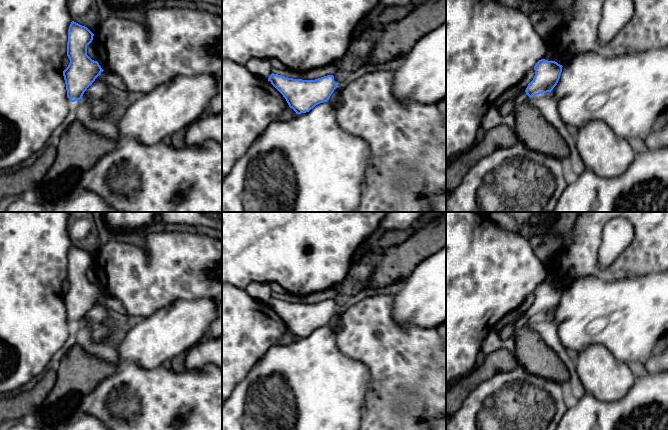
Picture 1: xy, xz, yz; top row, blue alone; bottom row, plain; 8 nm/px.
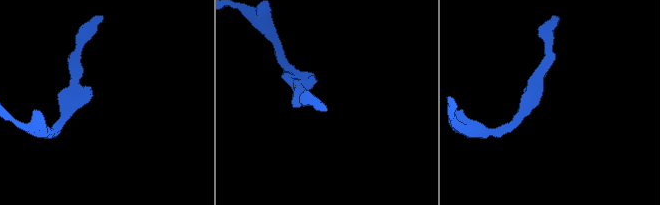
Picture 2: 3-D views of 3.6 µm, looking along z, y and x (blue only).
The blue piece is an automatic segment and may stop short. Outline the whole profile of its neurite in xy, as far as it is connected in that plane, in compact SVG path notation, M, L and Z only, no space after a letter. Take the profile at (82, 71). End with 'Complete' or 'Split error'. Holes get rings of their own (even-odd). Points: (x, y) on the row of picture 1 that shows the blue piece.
M71 22L67 42L70 63L63 71L67 97L71 102L82 99L87 88L104 71L97 61L87 55L87 46L92 42L93 36L87 27Z. Complete

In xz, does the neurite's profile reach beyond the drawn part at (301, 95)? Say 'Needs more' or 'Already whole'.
Already whole

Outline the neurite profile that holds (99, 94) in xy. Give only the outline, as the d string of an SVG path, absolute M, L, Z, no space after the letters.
M105 71L95 79L91 86L84 92L82 99L90 103L91 114L94 117L102 117L110 111L110 99L118 96L105 81Z

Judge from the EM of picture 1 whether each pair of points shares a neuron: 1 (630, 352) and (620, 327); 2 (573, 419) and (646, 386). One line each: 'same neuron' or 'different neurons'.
1: same neuron
2: same neuron

